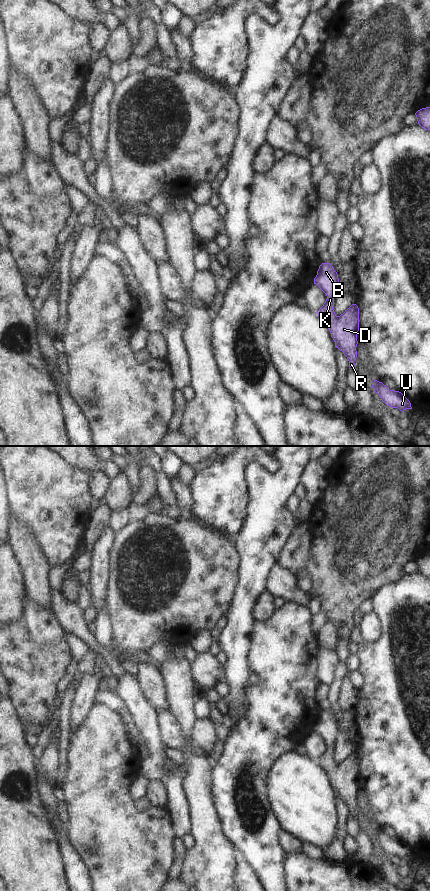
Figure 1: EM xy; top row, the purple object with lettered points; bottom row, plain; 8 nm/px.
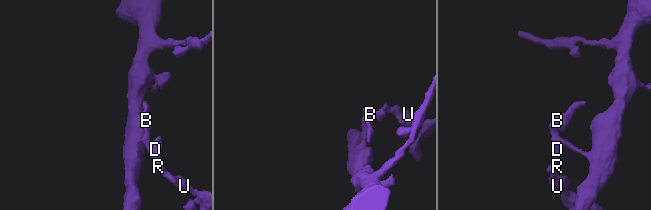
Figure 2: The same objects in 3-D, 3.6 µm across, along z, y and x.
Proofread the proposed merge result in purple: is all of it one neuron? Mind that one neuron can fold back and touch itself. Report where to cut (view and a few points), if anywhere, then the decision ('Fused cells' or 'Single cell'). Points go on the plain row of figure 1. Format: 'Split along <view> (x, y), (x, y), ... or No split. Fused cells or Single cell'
No split. Single cell

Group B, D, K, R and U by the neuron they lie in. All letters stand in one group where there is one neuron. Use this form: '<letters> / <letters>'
B D K R U

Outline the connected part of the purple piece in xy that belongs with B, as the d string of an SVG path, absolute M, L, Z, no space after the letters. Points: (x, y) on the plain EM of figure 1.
M322 711L319 714L317 723L314 726L314 732L327 744L325 751L316 761L327 772L336 796L347 805L349 815L356 819L354 809L357 806L359 756L356 752L352 752L340 764L335 762L333 743L339 734L339 727L337 720L330 711Z

